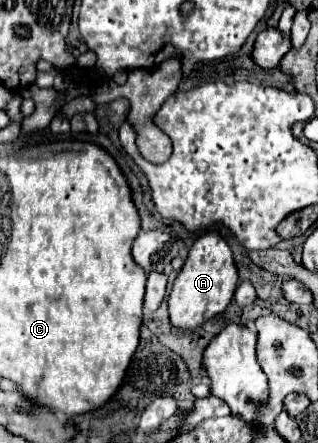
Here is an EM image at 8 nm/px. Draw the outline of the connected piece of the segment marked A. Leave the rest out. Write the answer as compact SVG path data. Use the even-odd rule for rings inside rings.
M215 229L199 235L193 247L189 249L189 257L185 259L181 273L175 277L175 283L169 293L169 317L173 327L195 329L211 317L223 313L233 299L237 283L239 275L227 241Z

